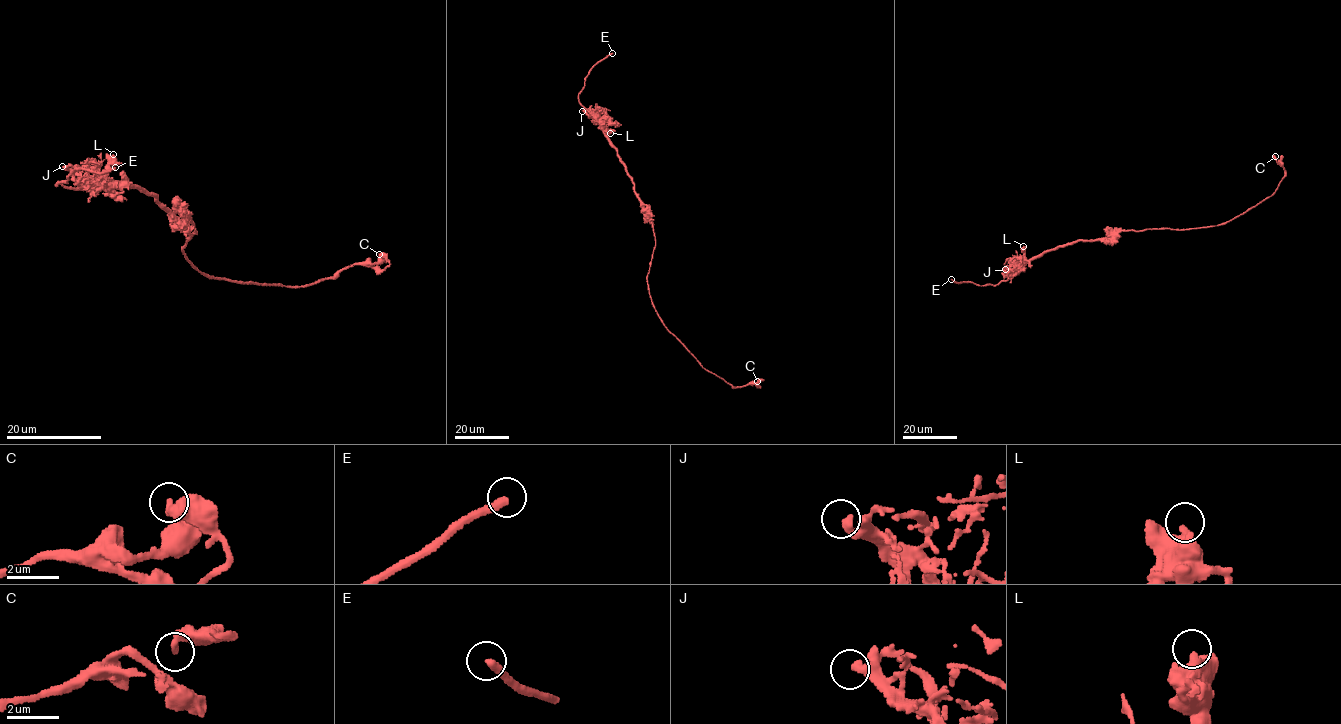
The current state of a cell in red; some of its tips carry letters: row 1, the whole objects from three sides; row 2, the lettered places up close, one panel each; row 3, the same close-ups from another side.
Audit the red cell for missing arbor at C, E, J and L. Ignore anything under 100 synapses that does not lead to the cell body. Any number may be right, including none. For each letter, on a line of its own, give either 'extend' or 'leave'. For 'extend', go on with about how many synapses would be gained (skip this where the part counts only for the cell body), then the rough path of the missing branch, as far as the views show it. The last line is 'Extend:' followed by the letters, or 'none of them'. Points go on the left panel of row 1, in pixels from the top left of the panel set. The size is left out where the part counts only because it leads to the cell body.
C: leave
E: extend; missing branch runs (115, 167), (134, 155), (156, 118), (182, 113), (192, 99), (210, 88), (224, 86), (240, 76), (254, 73)
J: leave
L: leave
Extend: E

